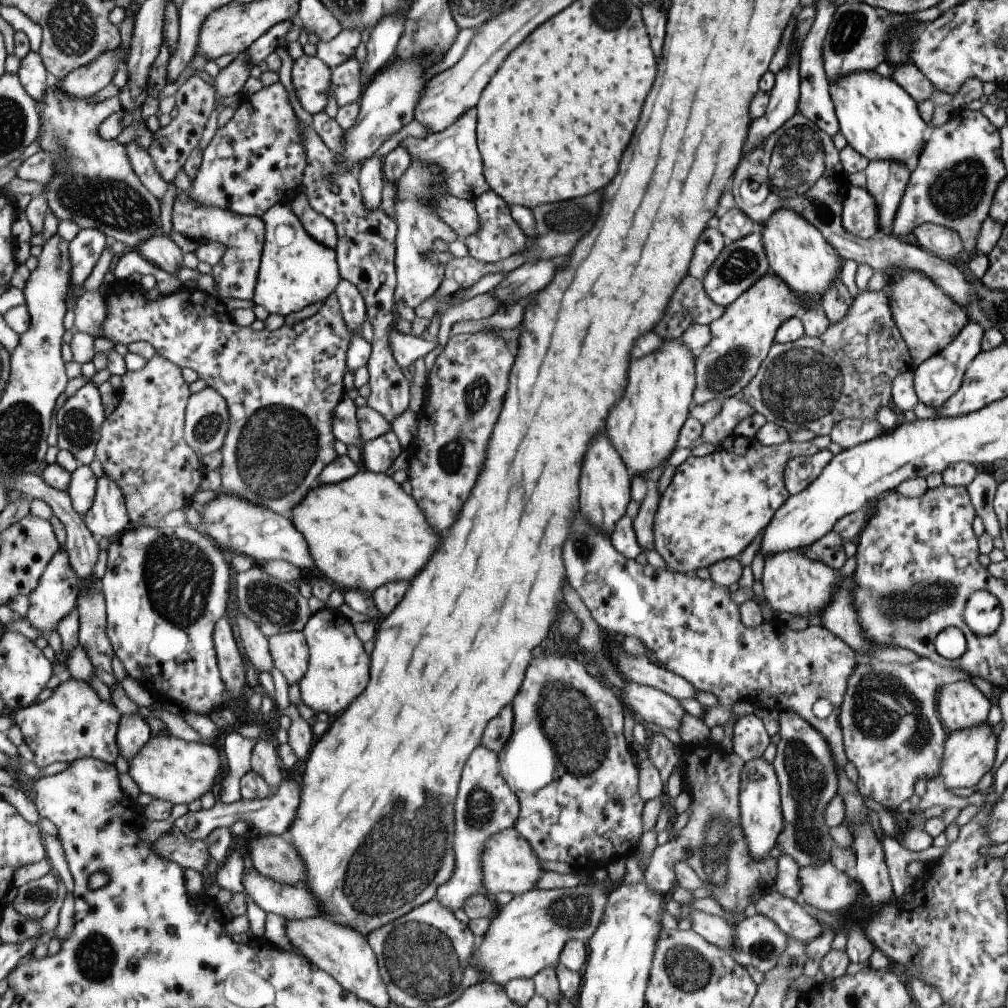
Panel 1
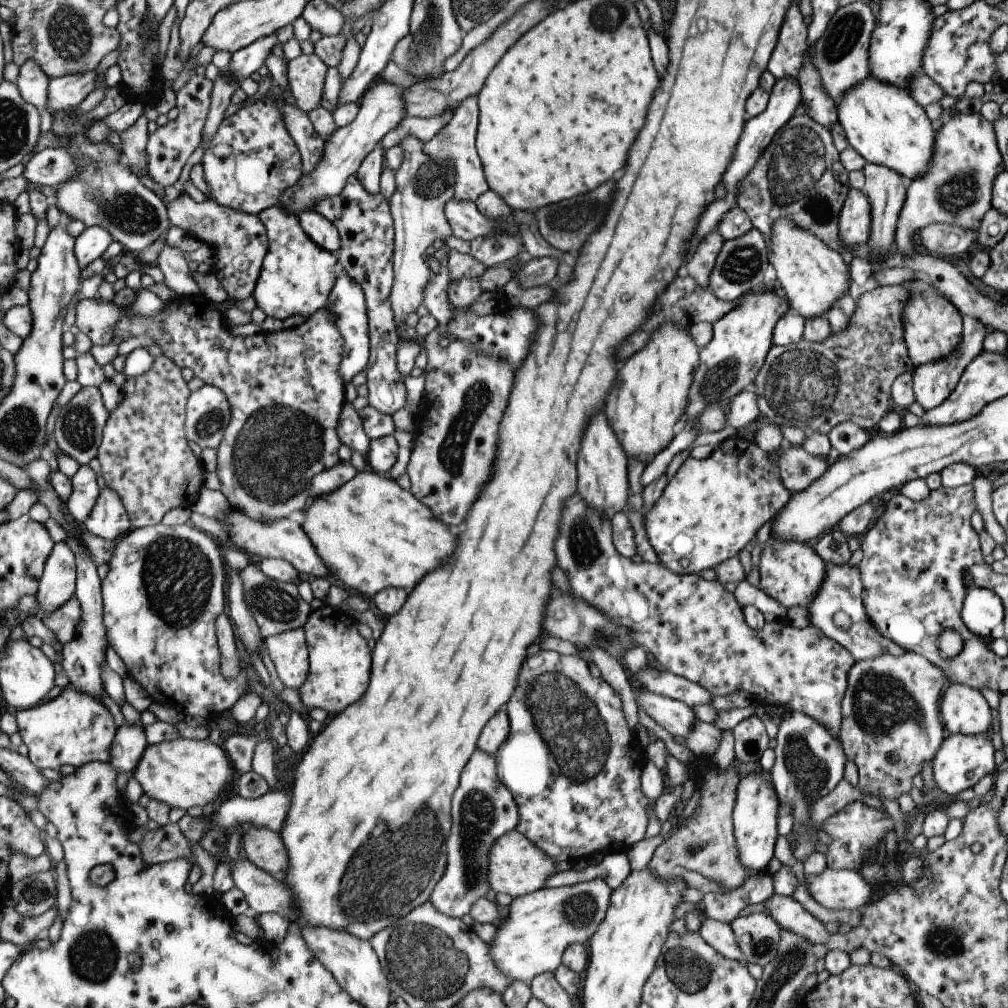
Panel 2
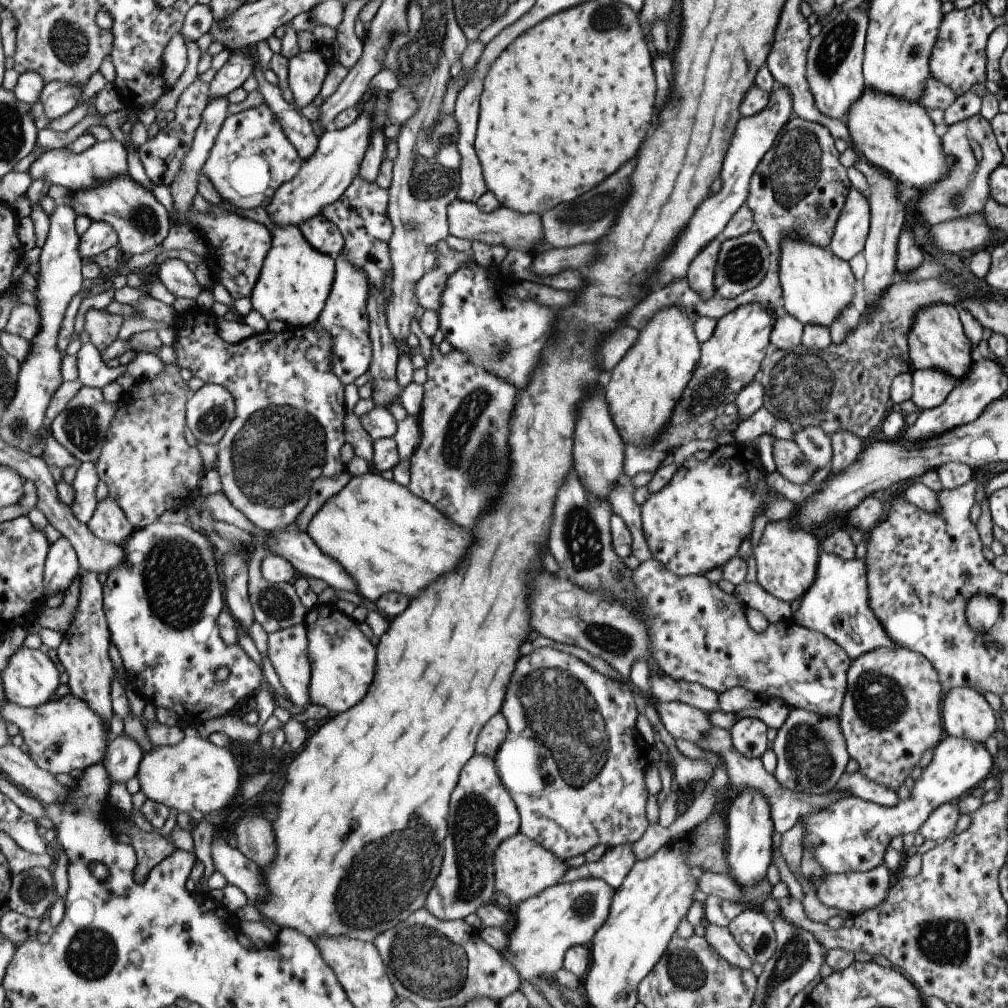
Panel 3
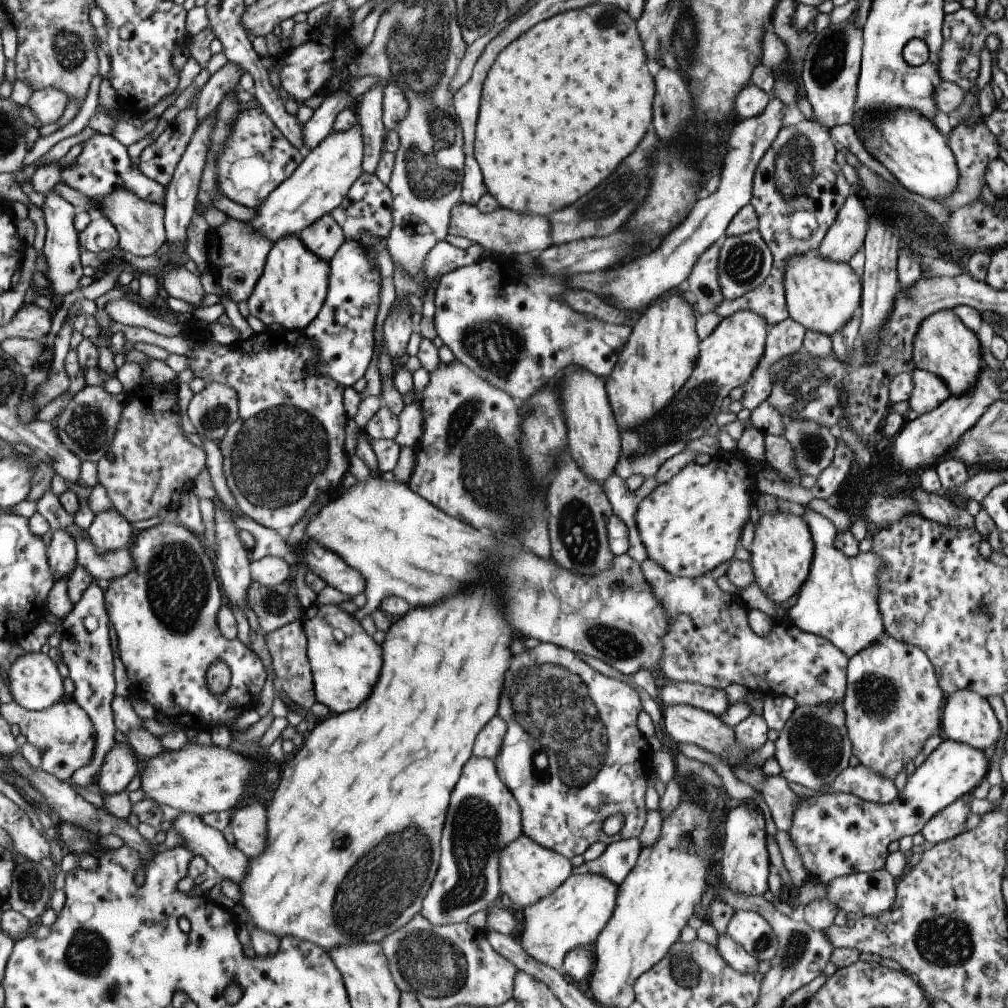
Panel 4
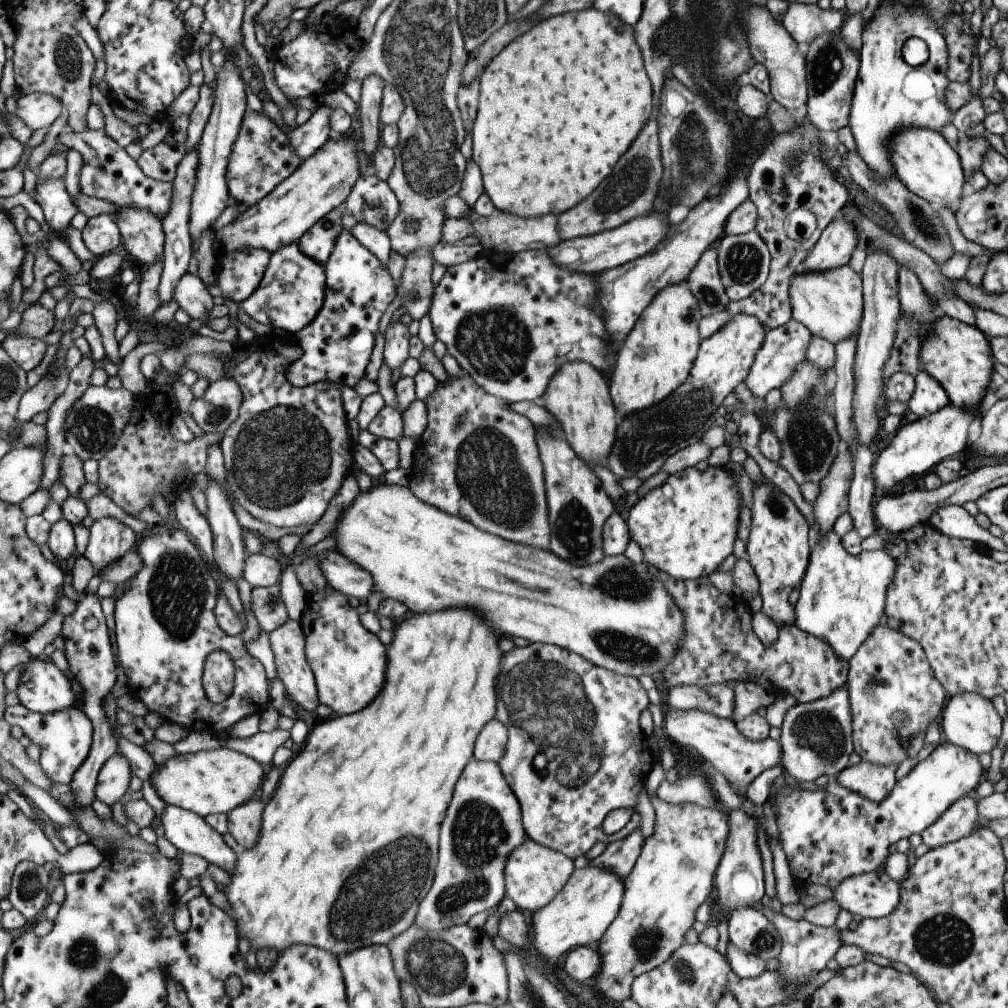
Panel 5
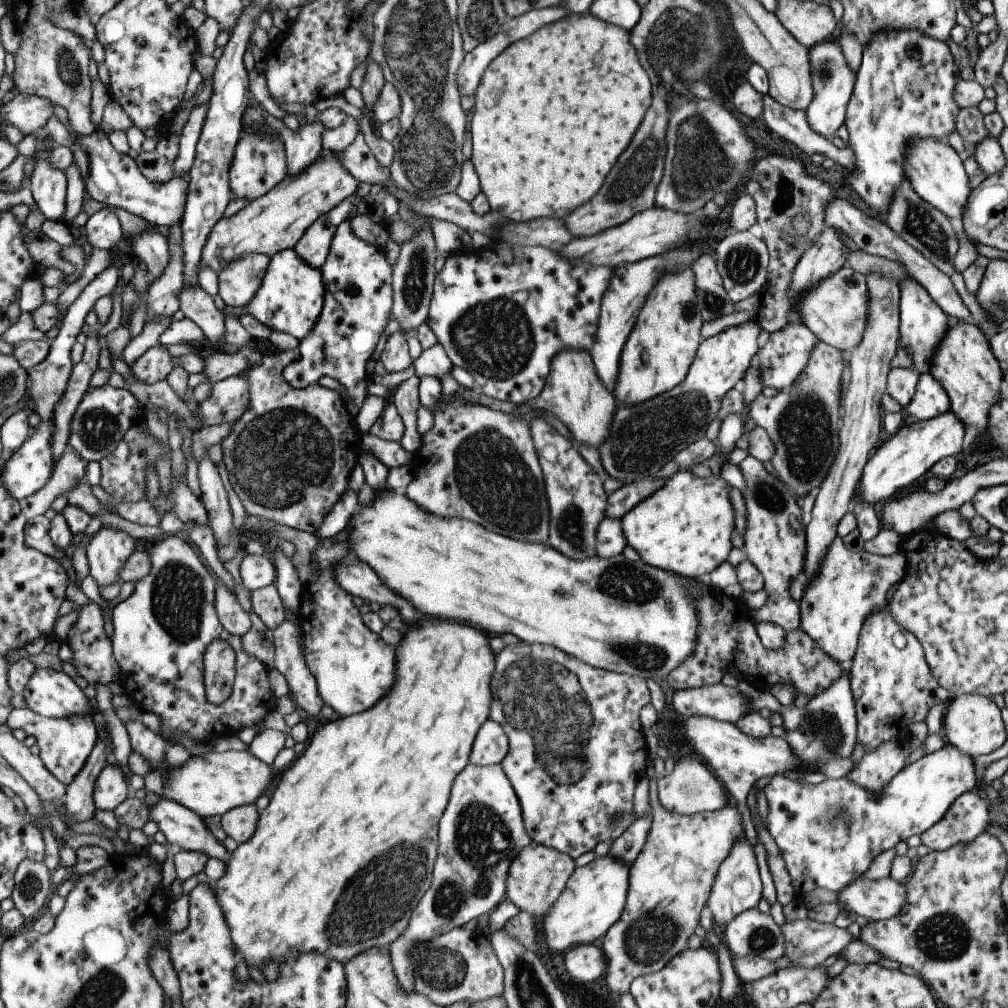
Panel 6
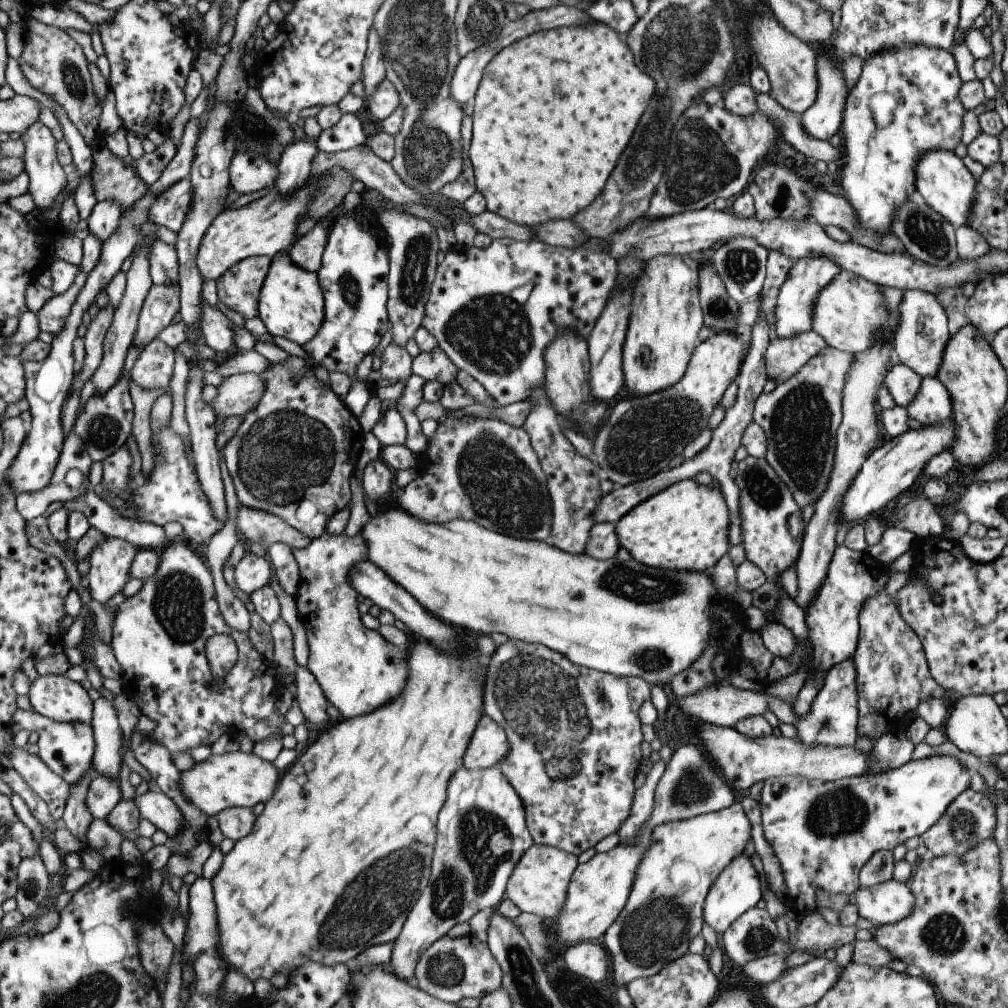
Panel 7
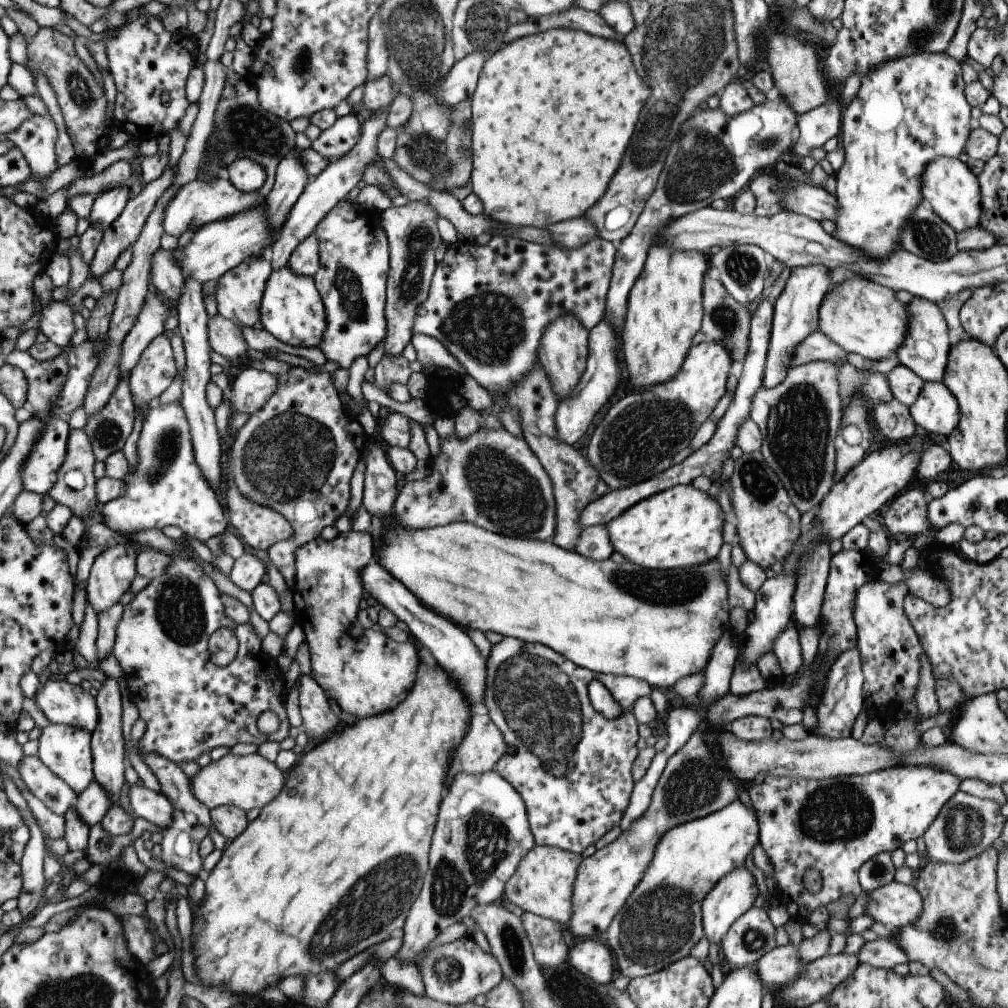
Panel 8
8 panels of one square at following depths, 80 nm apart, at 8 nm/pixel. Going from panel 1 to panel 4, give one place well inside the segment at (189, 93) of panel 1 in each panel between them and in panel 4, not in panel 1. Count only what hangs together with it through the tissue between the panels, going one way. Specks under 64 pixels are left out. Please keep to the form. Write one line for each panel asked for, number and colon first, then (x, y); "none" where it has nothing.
2: (167, 148)
3: (161, 156)
4: (156, 161)

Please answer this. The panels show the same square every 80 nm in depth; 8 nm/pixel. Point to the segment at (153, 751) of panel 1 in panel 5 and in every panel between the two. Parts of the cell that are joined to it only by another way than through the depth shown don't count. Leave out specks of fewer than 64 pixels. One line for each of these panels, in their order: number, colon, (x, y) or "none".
2: (183, 773)
3: (193, 775)
4: (197, 779)
5: (215, 781)

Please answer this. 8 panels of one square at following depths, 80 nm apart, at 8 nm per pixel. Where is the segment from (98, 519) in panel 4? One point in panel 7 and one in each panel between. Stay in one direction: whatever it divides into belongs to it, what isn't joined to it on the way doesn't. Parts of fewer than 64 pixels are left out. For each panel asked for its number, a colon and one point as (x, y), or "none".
5: (108, 539)
6: (107, 551)
7: (109, 561)

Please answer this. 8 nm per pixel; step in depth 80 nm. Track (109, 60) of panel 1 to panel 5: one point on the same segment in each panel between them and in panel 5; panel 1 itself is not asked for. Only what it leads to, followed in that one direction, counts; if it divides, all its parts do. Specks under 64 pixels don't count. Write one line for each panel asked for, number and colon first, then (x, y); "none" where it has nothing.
2: (65, 93)
3: (58, 97)
4: (49, 105)
5: (38, 110)

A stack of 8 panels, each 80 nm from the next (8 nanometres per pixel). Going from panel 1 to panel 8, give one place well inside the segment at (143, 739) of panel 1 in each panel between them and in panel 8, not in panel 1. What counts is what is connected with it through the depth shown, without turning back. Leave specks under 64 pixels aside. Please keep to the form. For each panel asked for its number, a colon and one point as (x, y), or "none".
2: (129, 742)
3: (122, 756)
4: (119, 765)
5: (112, 779)
6: (110, 788)
7: (102, 794)
8: (91, 805)

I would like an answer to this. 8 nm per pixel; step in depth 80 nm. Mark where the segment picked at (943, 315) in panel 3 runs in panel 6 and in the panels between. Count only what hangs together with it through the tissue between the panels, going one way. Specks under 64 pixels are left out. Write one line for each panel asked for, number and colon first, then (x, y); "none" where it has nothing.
4: (942, 345)
5: (956, 355)
6: (963, 364)

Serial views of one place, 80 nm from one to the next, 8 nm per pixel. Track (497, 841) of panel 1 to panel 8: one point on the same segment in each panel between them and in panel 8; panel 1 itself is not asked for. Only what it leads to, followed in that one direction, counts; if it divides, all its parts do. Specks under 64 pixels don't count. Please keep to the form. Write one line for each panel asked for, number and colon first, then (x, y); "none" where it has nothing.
2: (516, 867)
3: (521, 868)
4: (527, 871)
5: (533, 874)
6: (536, 877)
7: (538, 883)
8: (542, 884)

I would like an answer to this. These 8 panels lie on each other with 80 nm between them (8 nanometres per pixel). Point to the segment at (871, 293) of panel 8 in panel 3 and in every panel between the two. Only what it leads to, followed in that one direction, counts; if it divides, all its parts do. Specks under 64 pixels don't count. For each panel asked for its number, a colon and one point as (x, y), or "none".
3: (815, 284)
4: (822, 295)
5: (828, 303)
6: (835, 310)
7: (849, 314)

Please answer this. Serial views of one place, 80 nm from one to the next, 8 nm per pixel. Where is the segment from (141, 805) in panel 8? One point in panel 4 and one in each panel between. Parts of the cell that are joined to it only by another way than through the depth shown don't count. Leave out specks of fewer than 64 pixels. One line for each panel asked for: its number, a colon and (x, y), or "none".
4: (227, 861)
5: (187, 831)
6: (181, 826)
7: (153, 806)

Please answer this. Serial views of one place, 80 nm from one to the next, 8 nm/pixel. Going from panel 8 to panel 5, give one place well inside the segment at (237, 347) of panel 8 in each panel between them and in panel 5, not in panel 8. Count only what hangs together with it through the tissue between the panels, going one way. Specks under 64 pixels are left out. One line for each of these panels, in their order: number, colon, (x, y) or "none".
5: (189, 292)
6: (196, 305)
7: (216, 330)

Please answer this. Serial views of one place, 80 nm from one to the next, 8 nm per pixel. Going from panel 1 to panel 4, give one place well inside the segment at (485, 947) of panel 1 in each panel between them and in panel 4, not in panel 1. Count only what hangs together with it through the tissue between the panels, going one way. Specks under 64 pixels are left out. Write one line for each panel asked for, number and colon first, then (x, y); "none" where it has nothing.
2: (538, 926)
3: (562, 915)
4: (571, 916)

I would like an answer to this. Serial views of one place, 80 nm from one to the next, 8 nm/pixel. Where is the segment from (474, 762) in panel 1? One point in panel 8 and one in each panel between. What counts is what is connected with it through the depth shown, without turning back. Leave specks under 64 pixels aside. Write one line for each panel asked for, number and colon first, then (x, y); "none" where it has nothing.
2: (482, 809)
3: (481, 813)
4: (482, 817)
5: (482, 824)
6: (481, 830)
7: (481, 834)
8: (481, 834)

